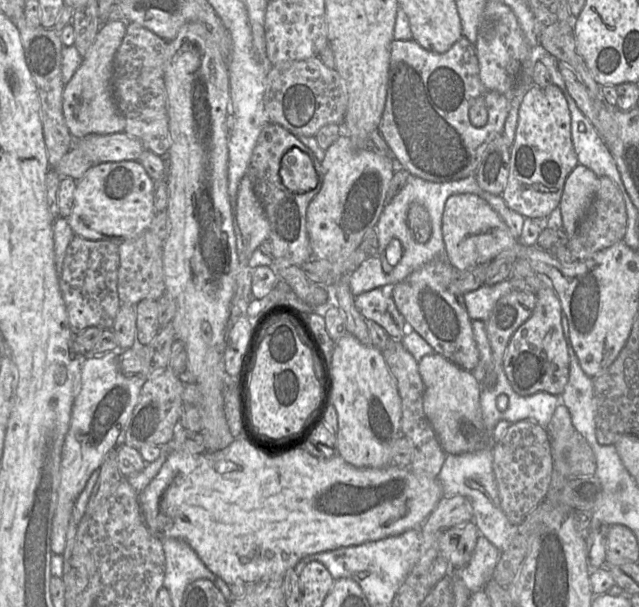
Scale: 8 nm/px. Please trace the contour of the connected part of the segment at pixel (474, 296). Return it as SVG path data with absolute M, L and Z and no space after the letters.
M508 279L495 285L482 285L480 288L464 294L464 302L468 315L473 320L485 322L496 302L512 290Z

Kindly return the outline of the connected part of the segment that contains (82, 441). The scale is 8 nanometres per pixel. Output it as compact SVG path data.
M117 352L83 356L81 362L80 391L74 399L69 429L64 439L60 464L60 481L57 490L57 504L53 517L51 533L51 550L53 554L62 555L66 545L66 534L72 516L75 502L85 488L91 474L100 469L106 456L117 447L117 439L125 432L131 413L137 403L143 378L139 376L124 376L117 366Z

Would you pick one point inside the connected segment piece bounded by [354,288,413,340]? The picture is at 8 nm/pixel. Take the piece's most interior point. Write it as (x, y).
(375, 305)

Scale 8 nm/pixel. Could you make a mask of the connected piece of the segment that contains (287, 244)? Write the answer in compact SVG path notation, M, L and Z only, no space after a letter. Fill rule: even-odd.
M270 123L266 125L256 142L250 164L247 170L253 191L260 201L270 224L269 240L272 246L272 257L286 259L297 266L312 258L309 236L307 232L307 208L312 199L321 188L323 171L321 163L313 152L306 147L296 136L279 124ZM292 148L298 148L305 152L314 166L317 185L310 191L302 194L290 192L282 183L279 169L282 156Z

